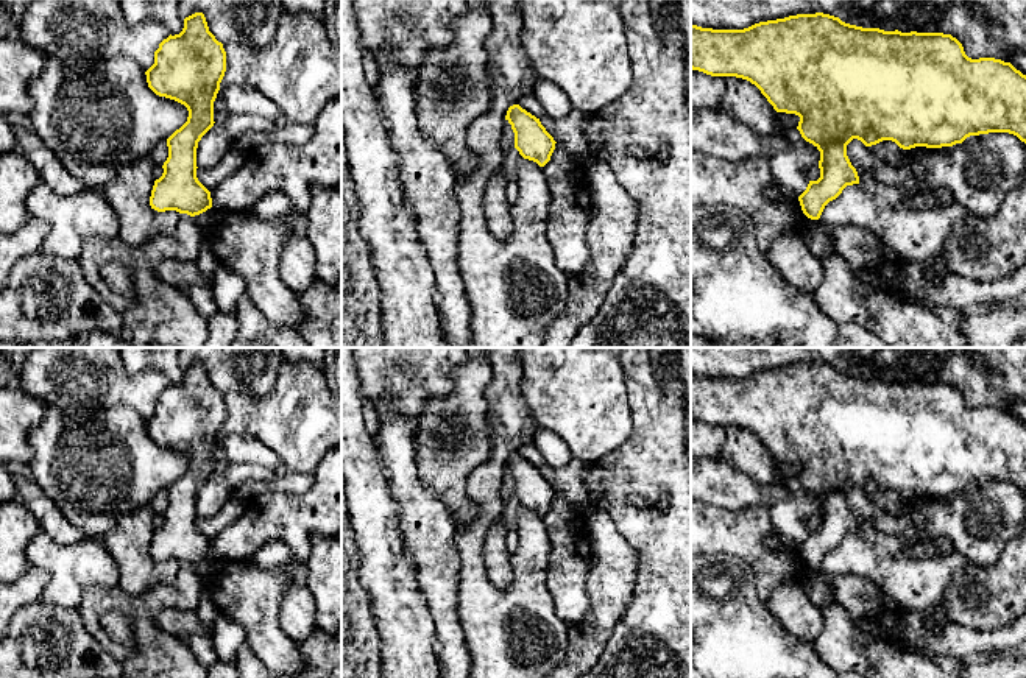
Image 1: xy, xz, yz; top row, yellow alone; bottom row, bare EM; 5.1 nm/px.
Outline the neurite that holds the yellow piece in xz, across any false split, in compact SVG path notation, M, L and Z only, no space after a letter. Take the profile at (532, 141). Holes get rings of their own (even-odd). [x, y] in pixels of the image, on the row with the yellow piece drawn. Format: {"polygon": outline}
{"polygon": "M513 104L508 108L505 120L511 125L515 148L519 154L544 167L550 161L557 142L541 125L540 118L519 104Z"}

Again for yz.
{"polygon": "M815 12L755 23L744 30L713 30L691 25L691 69L711 76L736 76L755 84L777 112L800 117L797 129L820 151L820 178L809 181L798 196L803 214L819 220L825 206L847 185L859 184L847 145L858 139L865 147L892 140L903 150L942 148L970 136L1009 132L1026 143L1026 75L995 58L971 59L962 44L943 33L901 33L862 28L839 17Z"}

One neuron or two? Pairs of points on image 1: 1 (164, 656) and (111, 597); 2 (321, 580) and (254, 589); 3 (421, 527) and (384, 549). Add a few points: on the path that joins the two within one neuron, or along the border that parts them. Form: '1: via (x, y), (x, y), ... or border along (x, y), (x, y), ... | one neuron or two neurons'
1: via (150, 639), (145, 633), (144, 621), (128, 605) | one neuron
2: border along (300, 563), (306, 571), (306, 582) | two neurons
3: border along (396, 504), (398, 533), (415, 574) | two neurons

